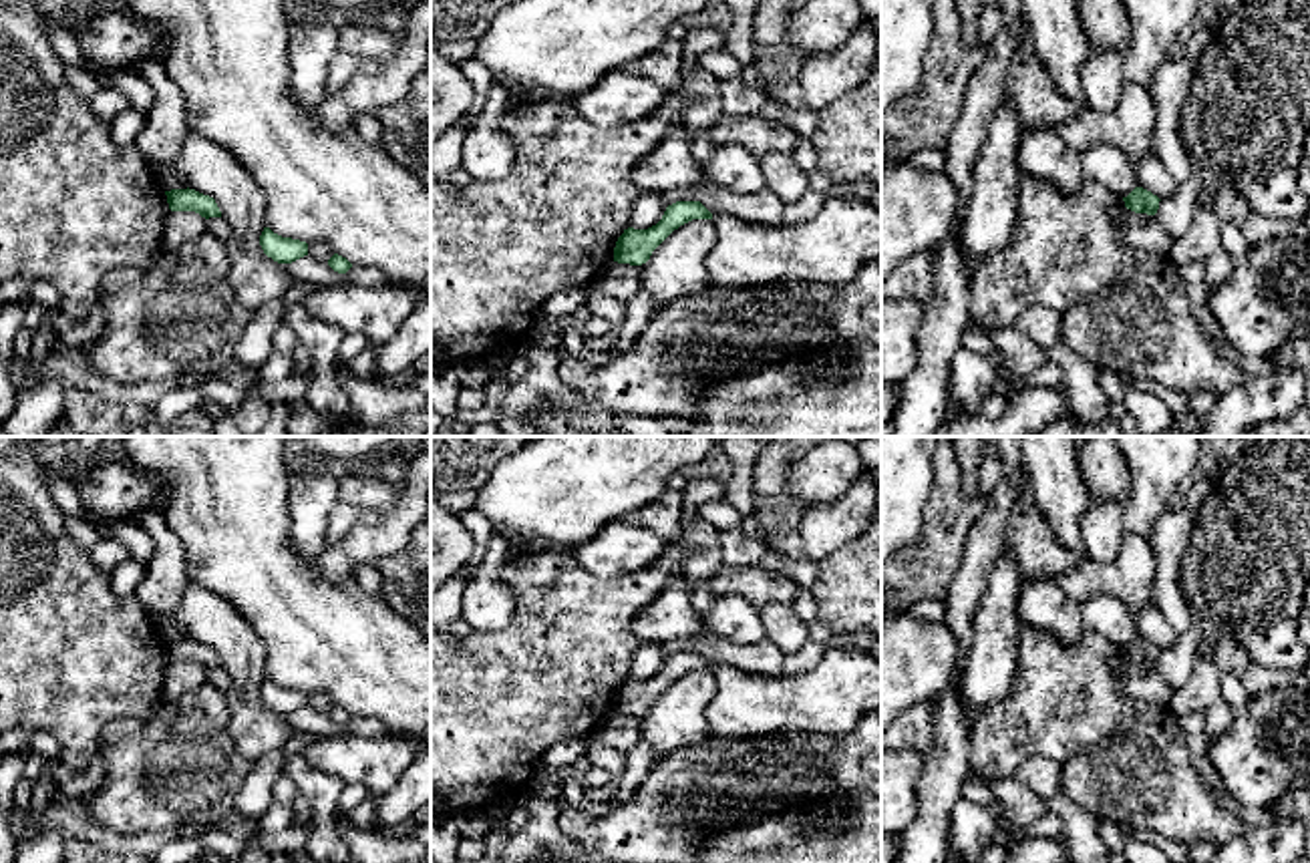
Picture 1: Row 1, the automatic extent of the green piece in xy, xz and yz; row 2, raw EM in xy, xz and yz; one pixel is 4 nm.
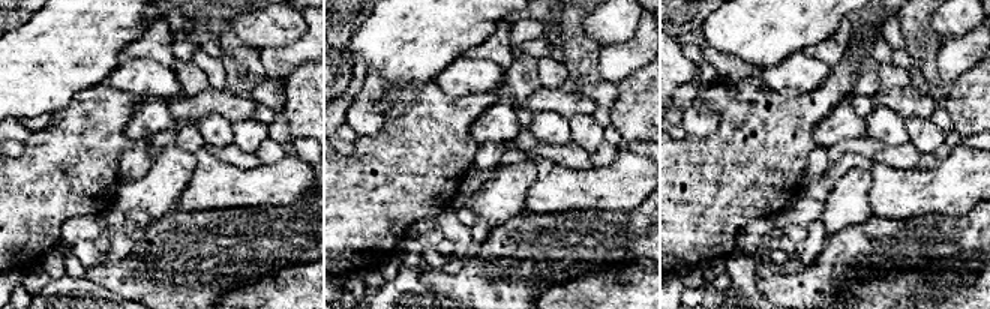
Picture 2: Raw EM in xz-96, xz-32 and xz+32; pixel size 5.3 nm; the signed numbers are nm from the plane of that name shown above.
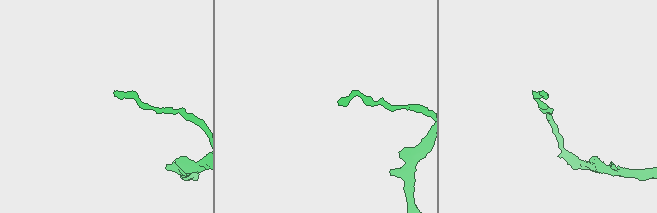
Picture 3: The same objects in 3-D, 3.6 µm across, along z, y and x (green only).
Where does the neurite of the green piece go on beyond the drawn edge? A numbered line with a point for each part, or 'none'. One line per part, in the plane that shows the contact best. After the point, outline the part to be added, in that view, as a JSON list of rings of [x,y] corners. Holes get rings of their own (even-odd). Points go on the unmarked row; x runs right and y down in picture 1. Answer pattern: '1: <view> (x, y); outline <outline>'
none

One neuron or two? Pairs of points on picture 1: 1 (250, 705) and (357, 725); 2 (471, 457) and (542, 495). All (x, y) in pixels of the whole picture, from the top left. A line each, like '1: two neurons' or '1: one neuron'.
1: two neurons
2: two neurons

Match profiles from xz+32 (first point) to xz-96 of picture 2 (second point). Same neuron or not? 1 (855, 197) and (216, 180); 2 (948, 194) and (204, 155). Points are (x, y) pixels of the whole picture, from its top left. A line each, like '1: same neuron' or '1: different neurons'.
1: different neurons
2: same neuron

